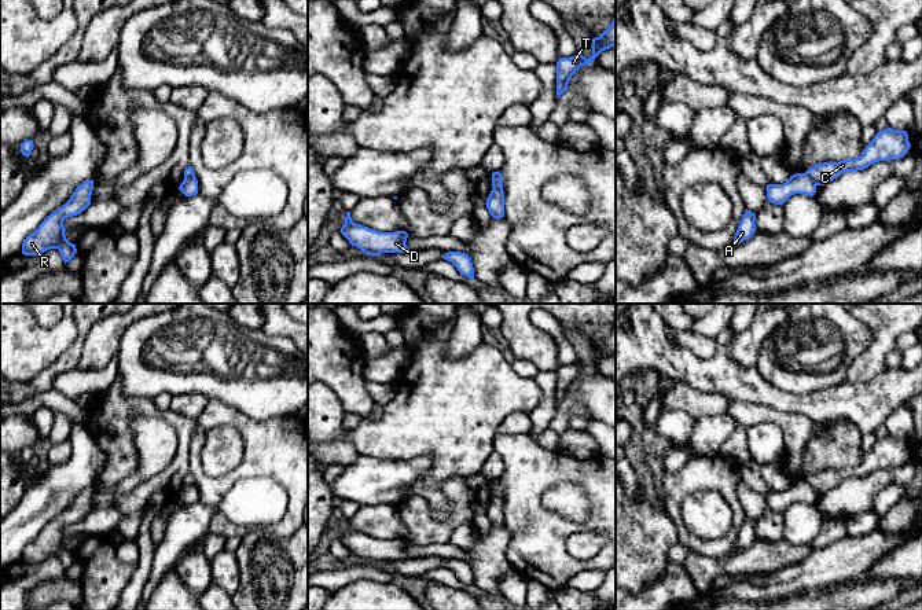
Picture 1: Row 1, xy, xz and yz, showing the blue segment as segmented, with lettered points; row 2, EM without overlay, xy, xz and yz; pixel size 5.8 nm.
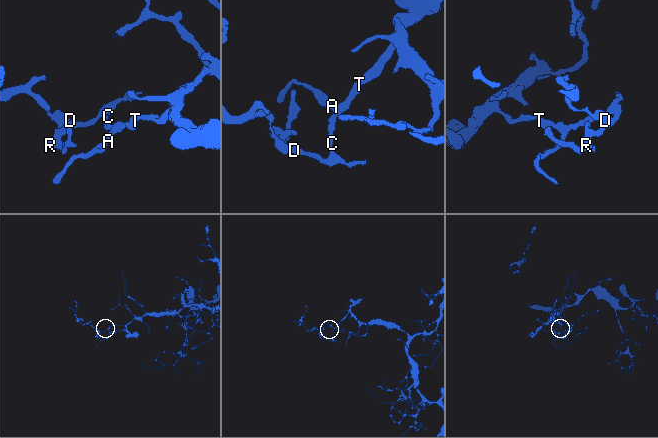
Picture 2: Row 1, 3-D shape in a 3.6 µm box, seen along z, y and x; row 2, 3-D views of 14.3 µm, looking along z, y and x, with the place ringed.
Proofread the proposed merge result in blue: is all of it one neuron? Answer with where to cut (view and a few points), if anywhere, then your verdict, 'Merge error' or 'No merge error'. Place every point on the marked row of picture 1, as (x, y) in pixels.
Split along yz (805, 172), (816, 184). Merge error

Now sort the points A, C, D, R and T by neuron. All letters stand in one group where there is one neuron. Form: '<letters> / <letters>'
A T / C D R

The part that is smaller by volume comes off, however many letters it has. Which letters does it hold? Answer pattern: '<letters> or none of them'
C, D, R

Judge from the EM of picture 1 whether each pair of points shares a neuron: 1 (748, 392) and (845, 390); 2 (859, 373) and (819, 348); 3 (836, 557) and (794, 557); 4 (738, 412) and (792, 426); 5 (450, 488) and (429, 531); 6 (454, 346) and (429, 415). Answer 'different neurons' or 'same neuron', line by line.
1: same neuron
2: different neurons
3: different neurons
4: same neuron
5: same neuron
6: different neurons

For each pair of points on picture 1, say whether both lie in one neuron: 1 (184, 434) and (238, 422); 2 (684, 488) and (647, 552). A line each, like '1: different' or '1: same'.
1: different
2: different

